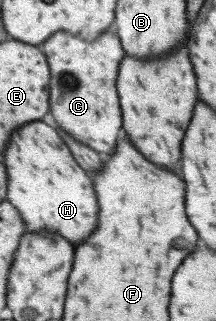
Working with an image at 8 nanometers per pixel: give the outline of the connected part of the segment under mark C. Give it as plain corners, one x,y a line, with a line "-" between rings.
112,27
91,41
57,31
47,37
41,47
49,67
49,113
57,127
89,149
111,155
121,129
115,81
117,67
123,59
123,49

